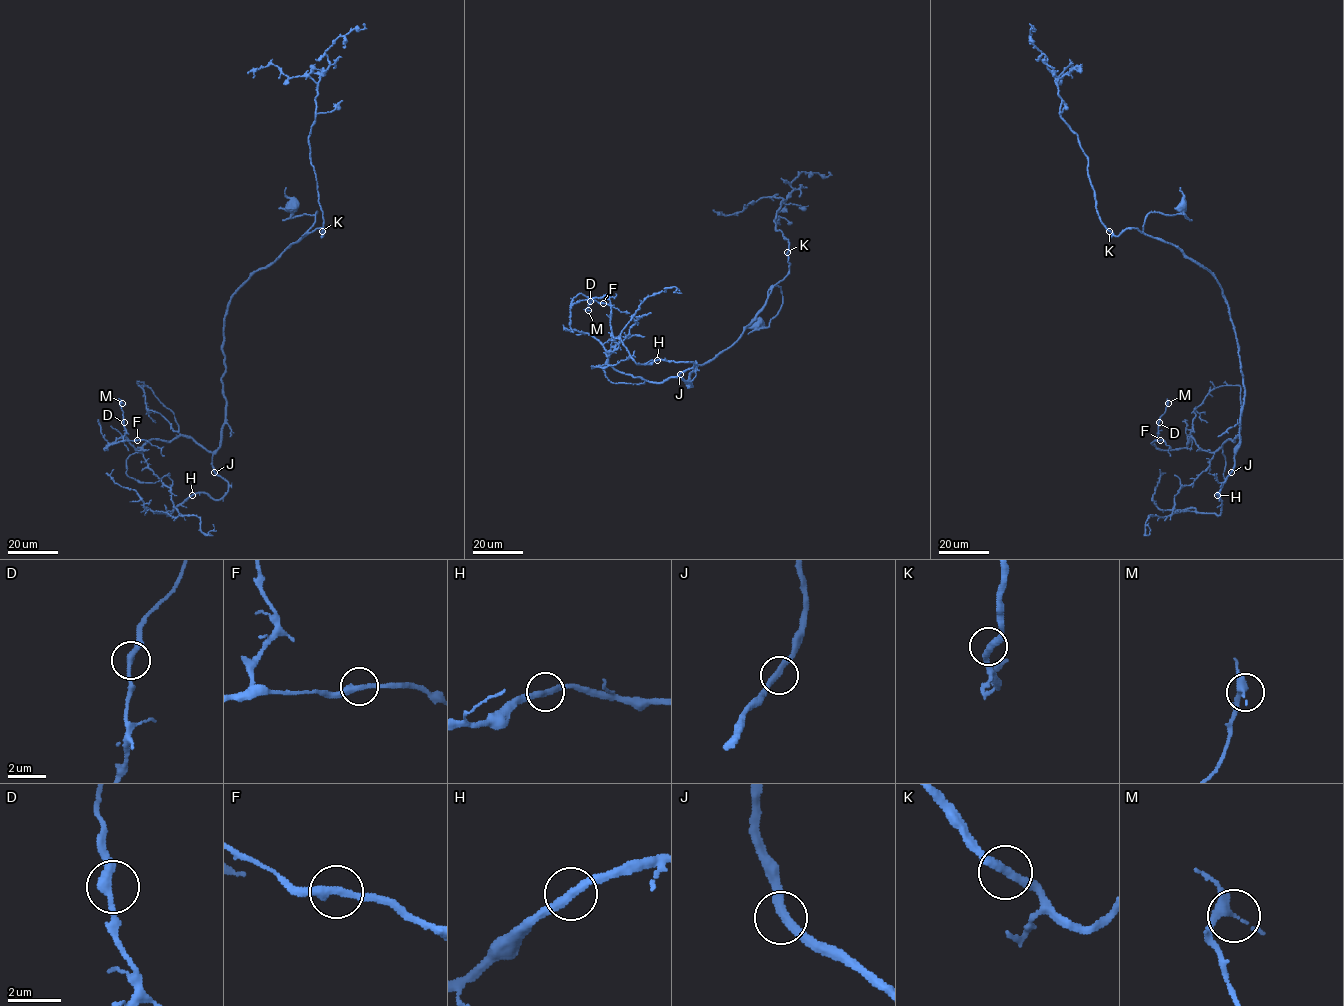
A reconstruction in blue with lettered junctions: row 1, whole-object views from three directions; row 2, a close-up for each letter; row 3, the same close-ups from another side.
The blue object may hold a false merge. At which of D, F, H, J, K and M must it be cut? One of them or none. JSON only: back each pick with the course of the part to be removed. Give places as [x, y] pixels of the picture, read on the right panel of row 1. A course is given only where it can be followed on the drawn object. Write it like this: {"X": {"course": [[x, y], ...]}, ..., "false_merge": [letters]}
{"false_merge": []}

